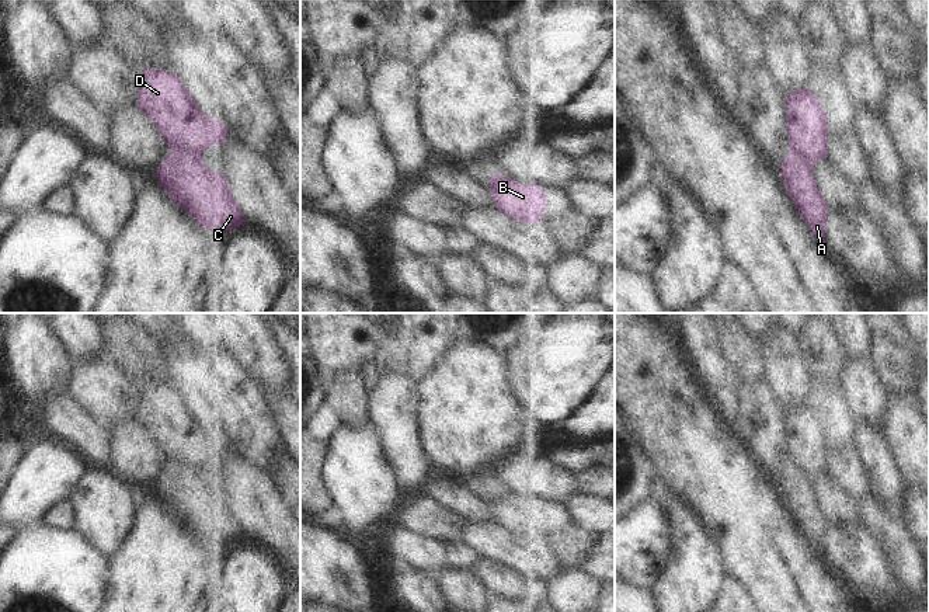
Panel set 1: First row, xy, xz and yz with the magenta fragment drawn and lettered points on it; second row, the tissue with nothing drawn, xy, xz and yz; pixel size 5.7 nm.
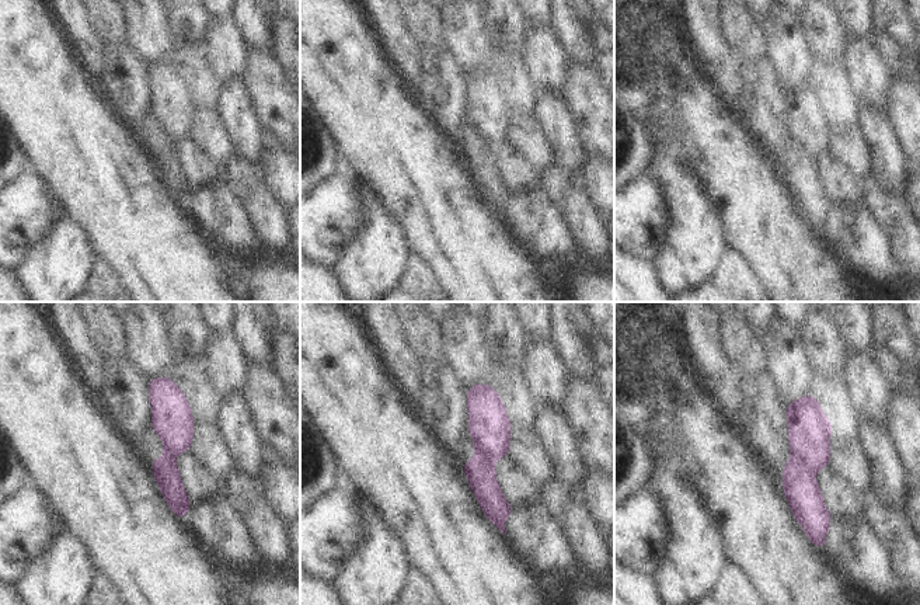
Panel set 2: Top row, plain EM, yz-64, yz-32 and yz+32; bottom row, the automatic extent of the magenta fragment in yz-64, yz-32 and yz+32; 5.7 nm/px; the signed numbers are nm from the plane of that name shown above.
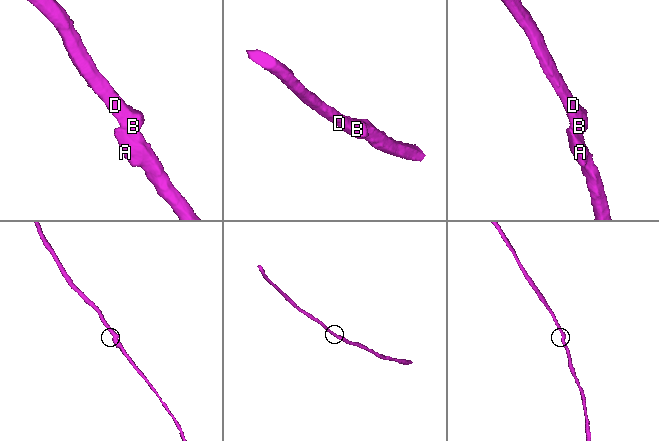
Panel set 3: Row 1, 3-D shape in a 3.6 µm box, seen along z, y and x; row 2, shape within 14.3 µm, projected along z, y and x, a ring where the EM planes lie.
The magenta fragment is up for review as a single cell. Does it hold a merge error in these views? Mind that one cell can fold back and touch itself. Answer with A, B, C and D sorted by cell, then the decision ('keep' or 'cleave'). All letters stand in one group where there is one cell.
A C / B D | cleave

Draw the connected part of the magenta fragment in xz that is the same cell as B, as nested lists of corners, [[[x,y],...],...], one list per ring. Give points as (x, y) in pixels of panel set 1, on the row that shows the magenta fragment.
[[[493,175],[487,180],[487,187],[493,197],[495,209],[501,213],[526,223],[543,223],[546,189],[542,184],[518,182],[507,175],[500,180],[497,175]]]

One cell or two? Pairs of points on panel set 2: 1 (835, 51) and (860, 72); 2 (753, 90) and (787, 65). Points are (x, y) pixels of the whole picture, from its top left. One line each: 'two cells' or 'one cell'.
1: two cells
2: two cells

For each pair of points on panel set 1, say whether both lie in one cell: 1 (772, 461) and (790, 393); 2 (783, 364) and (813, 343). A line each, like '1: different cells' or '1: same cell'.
1: different cells
2: different cells

